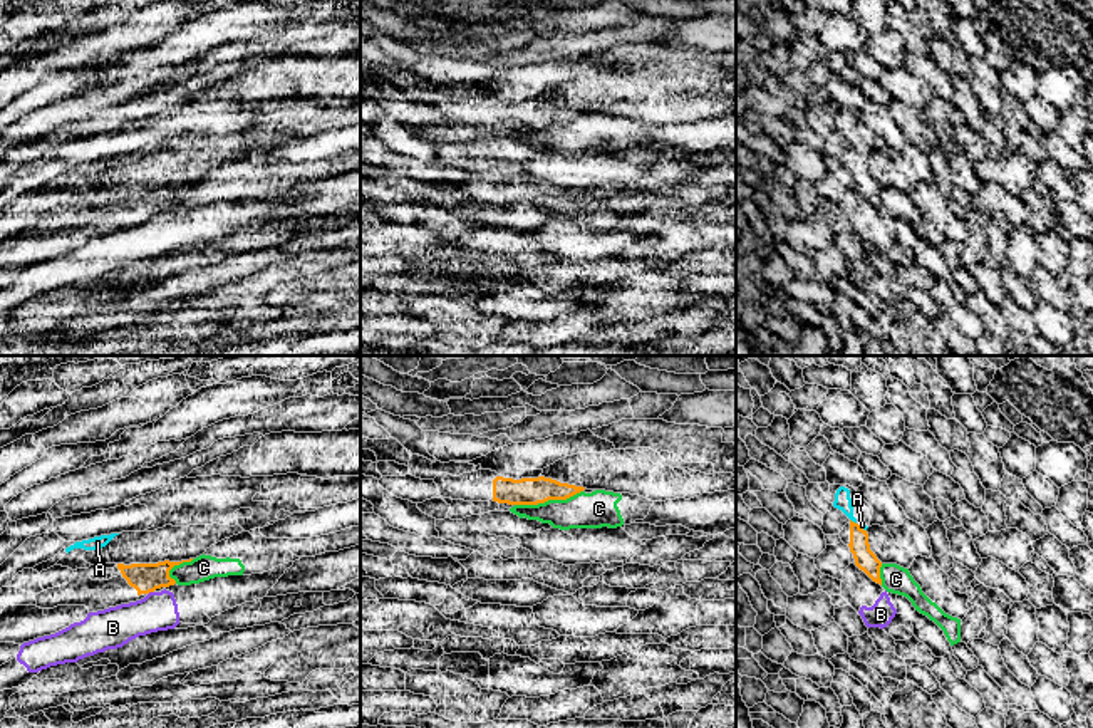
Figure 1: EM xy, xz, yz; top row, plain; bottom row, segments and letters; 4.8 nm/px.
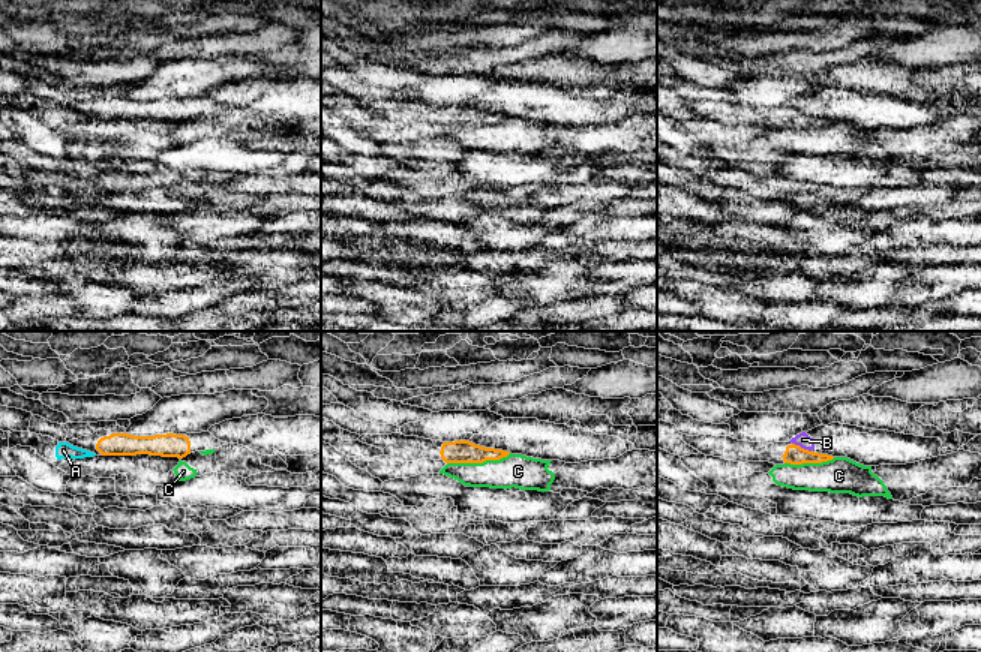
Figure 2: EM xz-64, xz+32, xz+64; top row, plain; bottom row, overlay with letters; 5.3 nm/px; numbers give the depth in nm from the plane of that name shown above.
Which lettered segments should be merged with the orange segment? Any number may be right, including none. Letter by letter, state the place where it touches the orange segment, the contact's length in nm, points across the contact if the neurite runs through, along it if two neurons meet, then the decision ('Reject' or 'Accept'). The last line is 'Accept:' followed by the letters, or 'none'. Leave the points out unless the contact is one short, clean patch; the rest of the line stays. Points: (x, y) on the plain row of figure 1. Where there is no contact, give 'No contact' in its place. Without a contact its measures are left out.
A: Touches orange at yz (854, 146). Shared border 40 nm. Boundary: yz (850, 143), (855, 148). Reject
B: Touches orange at xy (150, 215). Shared border 40 nm. Boundary: xy (153, 215), (148, 218). Reject
C: Touches orange at xz (549, 123). Shared border 340 nm. Boundary: xz (582, 114), (565, 123), (515, 130). Reject
Accept: none

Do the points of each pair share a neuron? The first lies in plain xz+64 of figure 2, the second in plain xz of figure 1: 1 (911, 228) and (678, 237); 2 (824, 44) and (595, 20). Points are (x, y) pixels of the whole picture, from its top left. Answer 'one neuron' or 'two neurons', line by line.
1: one neuron
2: one neuron

